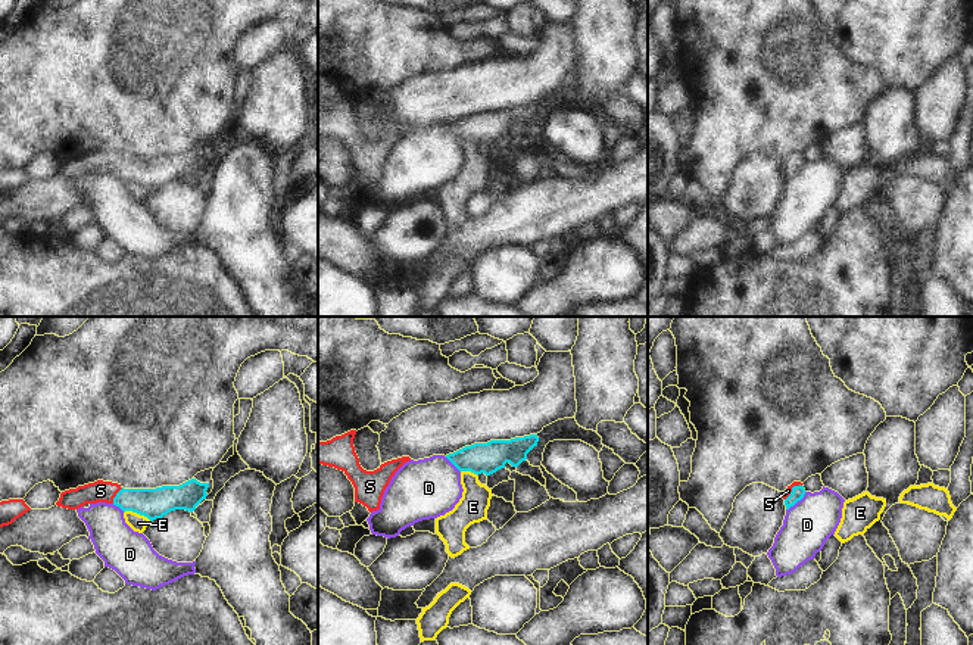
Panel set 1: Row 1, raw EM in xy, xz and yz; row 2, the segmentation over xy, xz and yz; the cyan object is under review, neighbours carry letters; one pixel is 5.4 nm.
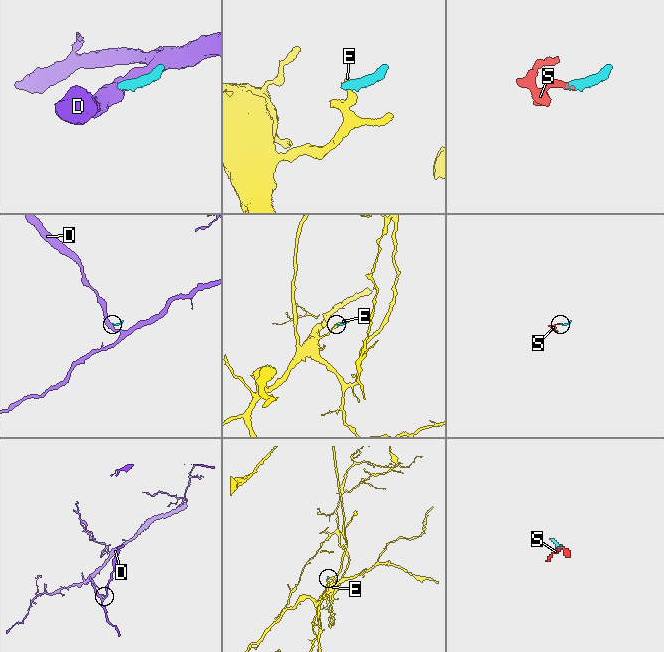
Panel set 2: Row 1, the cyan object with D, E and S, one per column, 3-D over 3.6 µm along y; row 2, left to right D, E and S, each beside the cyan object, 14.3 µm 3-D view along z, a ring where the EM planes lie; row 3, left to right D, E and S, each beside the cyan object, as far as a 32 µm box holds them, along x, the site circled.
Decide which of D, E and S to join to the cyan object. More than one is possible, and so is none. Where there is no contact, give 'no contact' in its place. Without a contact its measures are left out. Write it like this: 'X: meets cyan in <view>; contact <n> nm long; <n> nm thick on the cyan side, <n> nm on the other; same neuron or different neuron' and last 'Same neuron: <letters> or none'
D: meets cyan in yz; contact 150 nm long; 70 nm thick on the cyan side, 260 nm on the other; different neuron
E: meets cyan in xy; contact 160 nm long; 160 nm thick on the cyan side, 90 nm on the other; different neuron
S: meets cyan in xy; contact 110 nm long; 160 nm thick on the cyan side, 120 nm on the other; same neuron
Same neuron: S

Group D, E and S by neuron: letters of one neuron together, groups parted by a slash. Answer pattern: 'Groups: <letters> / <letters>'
Groups: D / E / S

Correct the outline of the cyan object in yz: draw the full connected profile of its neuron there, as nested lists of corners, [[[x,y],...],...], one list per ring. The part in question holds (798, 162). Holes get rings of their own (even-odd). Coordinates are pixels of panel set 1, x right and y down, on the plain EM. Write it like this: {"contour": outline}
{"contour": [[[793,152],[788,159],[783,162],[783,169],[786,180],[793,177],[798,171],[801,171],[805,165],[805,159],[801,152]]]}

